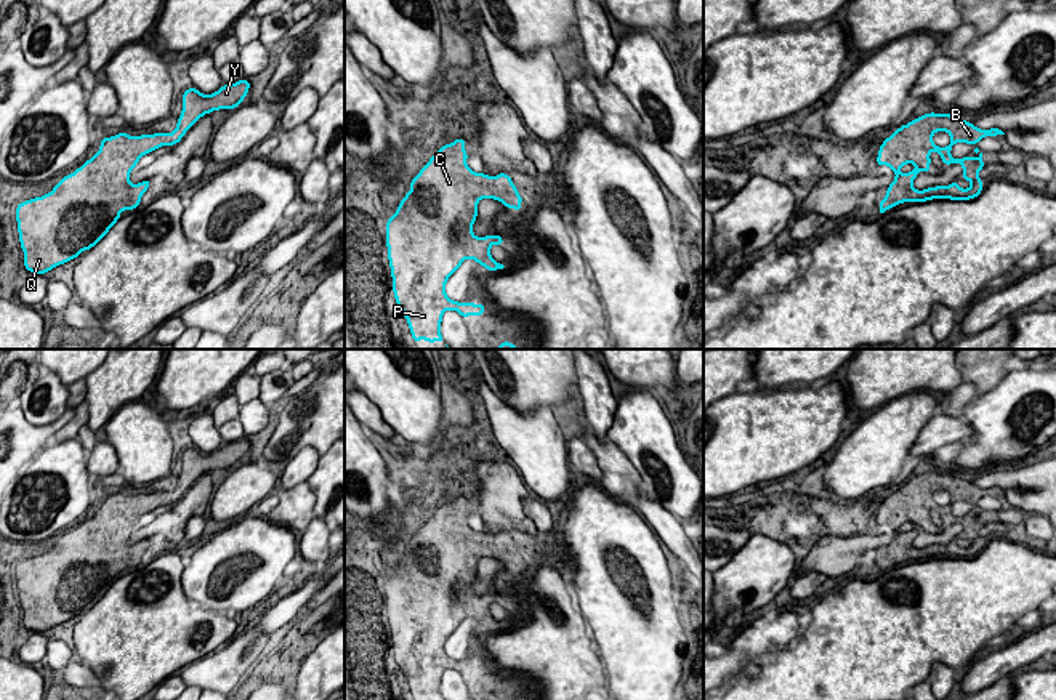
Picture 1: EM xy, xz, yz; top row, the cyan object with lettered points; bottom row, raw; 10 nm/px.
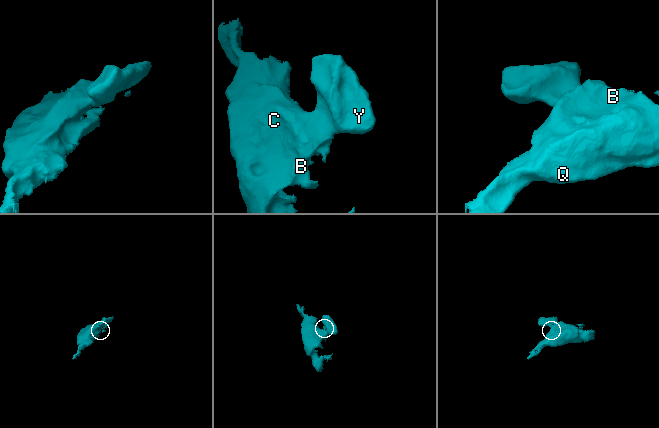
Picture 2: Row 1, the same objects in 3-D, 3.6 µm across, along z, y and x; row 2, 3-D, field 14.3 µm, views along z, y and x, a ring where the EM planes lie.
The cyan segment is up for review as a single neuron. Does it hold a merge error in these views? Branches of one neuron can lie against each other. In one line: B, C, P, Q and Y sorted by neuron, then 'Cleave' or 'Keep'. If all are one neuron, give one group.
Groups: B C P Q Y. Keep

